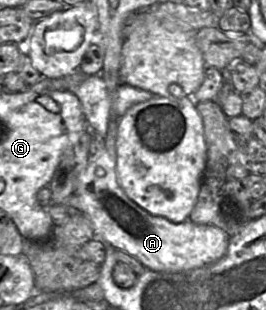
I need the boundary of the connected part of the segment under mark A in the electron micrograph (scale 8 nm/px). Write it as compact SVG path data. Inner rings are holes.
M114 113L108 123L105 147L91 156L80 173L74 194L83 215L90 221L96 236L103 243L136 257L146 269L163 273L182 273L221 259L227 251L229 235L213 225L201 225L189 219L174 223L148 213L132 201L121 188L116 173L116 141L118 116Z

